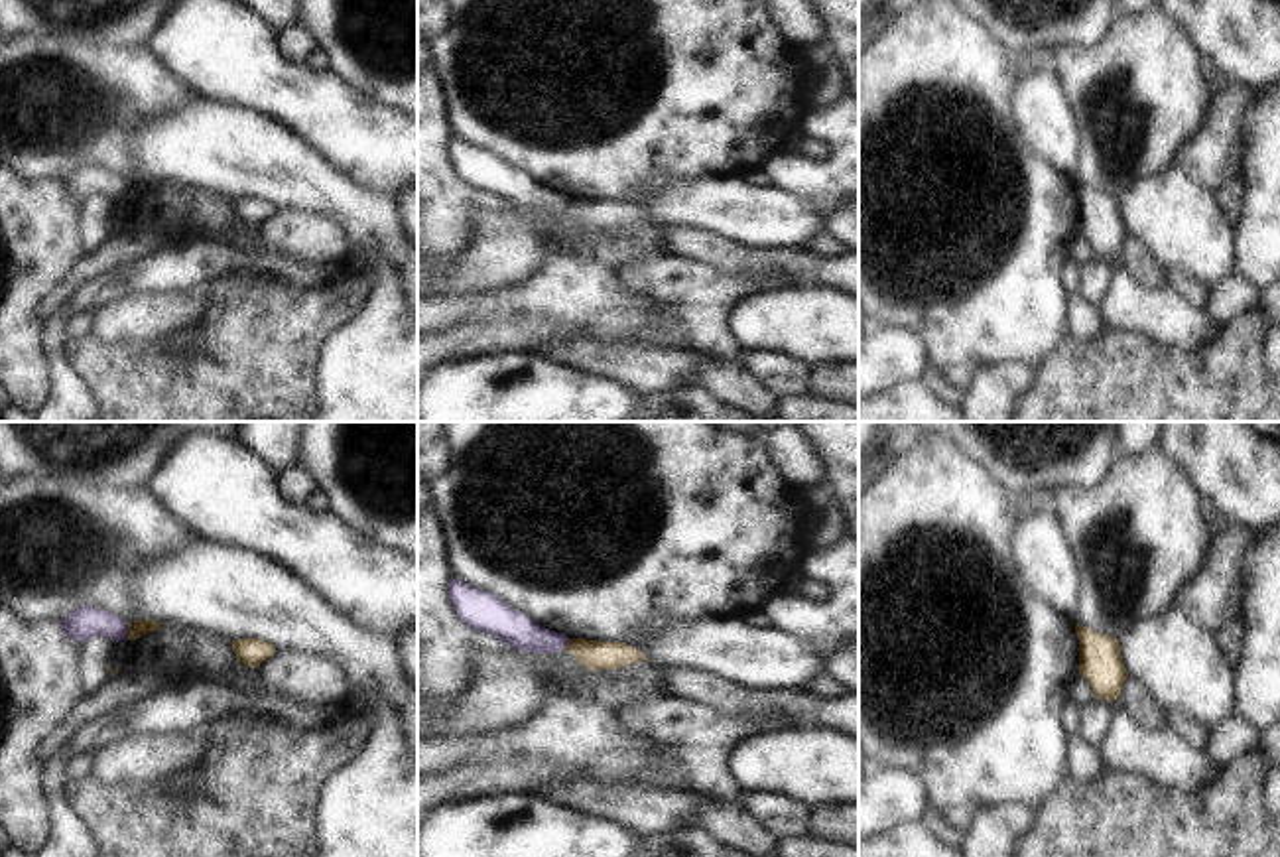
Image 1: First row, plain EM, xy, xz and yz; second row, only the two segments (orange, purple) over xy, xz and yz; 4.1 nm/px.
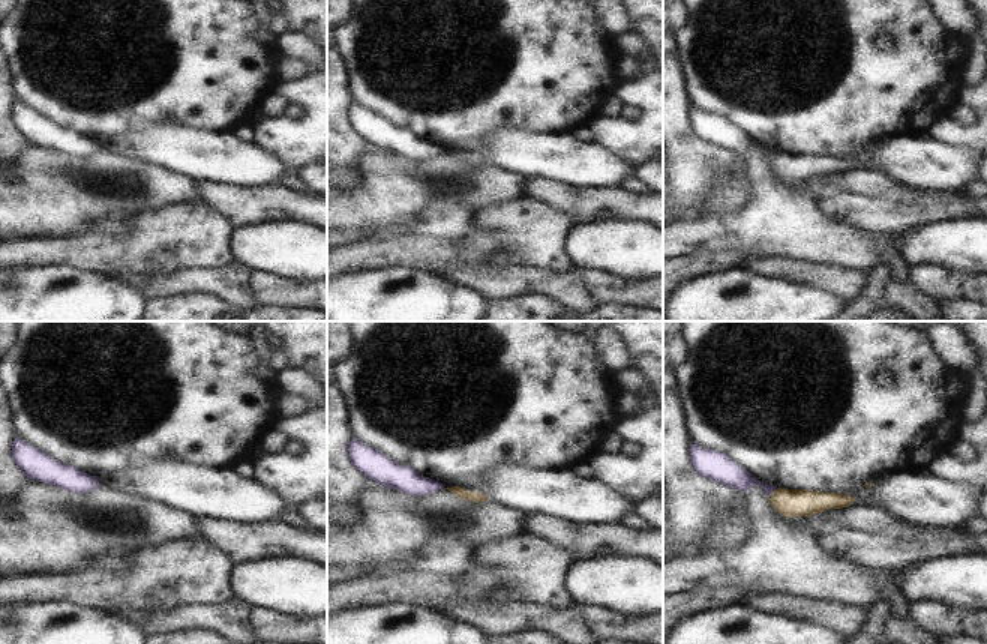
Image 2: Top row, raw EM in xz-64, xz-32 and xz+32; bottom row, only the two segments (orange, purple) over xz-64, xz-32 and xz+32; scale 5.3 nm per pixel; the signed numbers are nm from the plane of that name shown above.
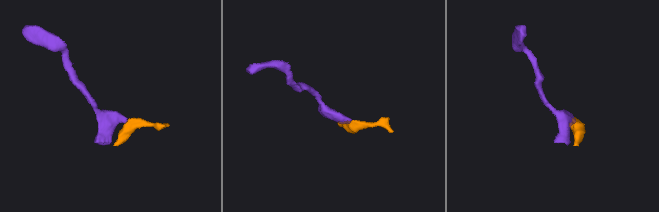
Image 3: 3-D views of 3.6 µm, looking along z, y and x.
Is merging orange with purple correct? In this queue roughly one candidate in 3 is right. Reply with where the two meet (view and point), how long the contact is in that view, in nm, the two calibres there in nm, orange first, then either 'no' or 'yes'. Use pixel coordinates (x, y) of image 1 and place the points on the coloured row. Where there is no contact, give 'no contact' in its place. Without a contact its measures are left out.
xy (128, 631) | 50 nm | 70/130 nm | no

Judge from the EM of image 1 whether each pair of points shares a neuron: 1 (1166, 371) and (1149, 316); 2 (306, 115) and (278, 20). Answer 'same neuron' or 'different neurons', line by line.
1: different neurons
2: different neurons

